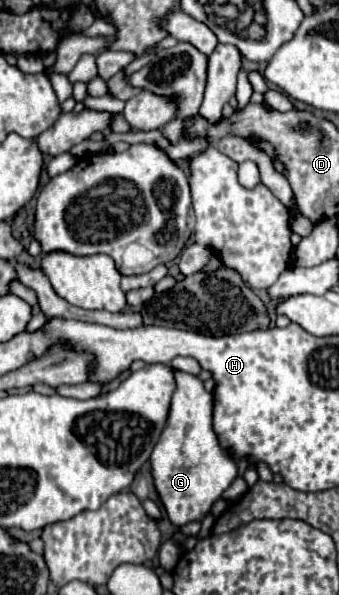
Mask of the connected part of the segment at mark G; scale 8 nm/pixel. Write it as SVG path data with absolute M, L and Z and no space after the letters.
M176 370L176 384L168 422L152 450L150 466L156 492L170 522L174 526L184 526L188 522L200 522L210 514L214 502L218 502L234 482L238 468L218 444L216 432L212 430L214 396L206 392L200 378L186 372Z

